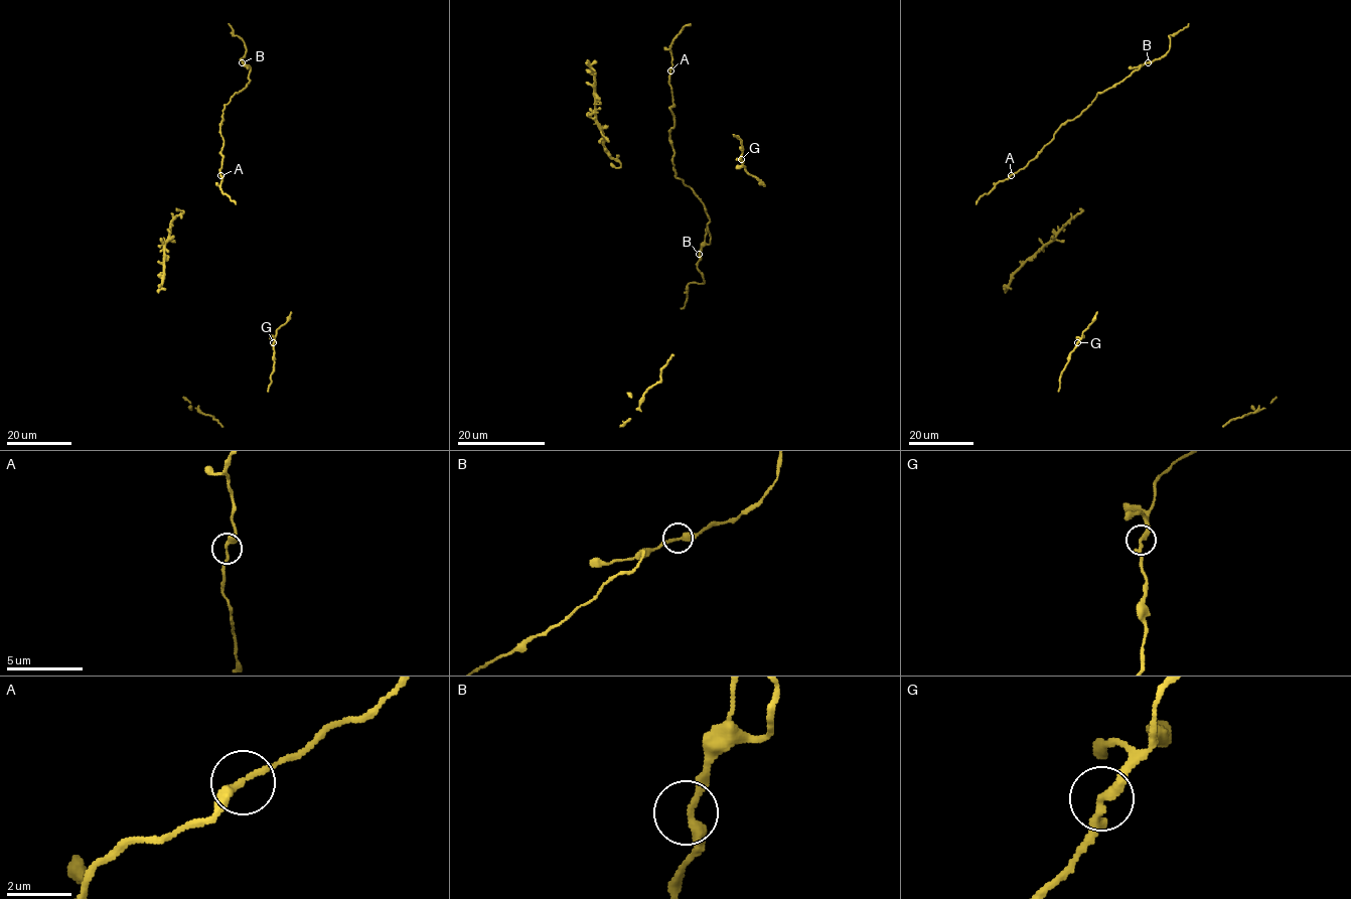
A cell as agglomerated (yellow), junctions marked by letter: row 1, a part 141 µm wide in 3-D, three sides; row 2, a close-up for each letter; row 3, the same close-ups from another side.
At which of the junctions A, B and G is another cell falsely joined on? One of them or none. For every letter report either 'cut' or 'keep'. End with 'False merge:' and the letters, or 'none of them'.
A: keep
B: keep
G: keep
False merge: none of them

